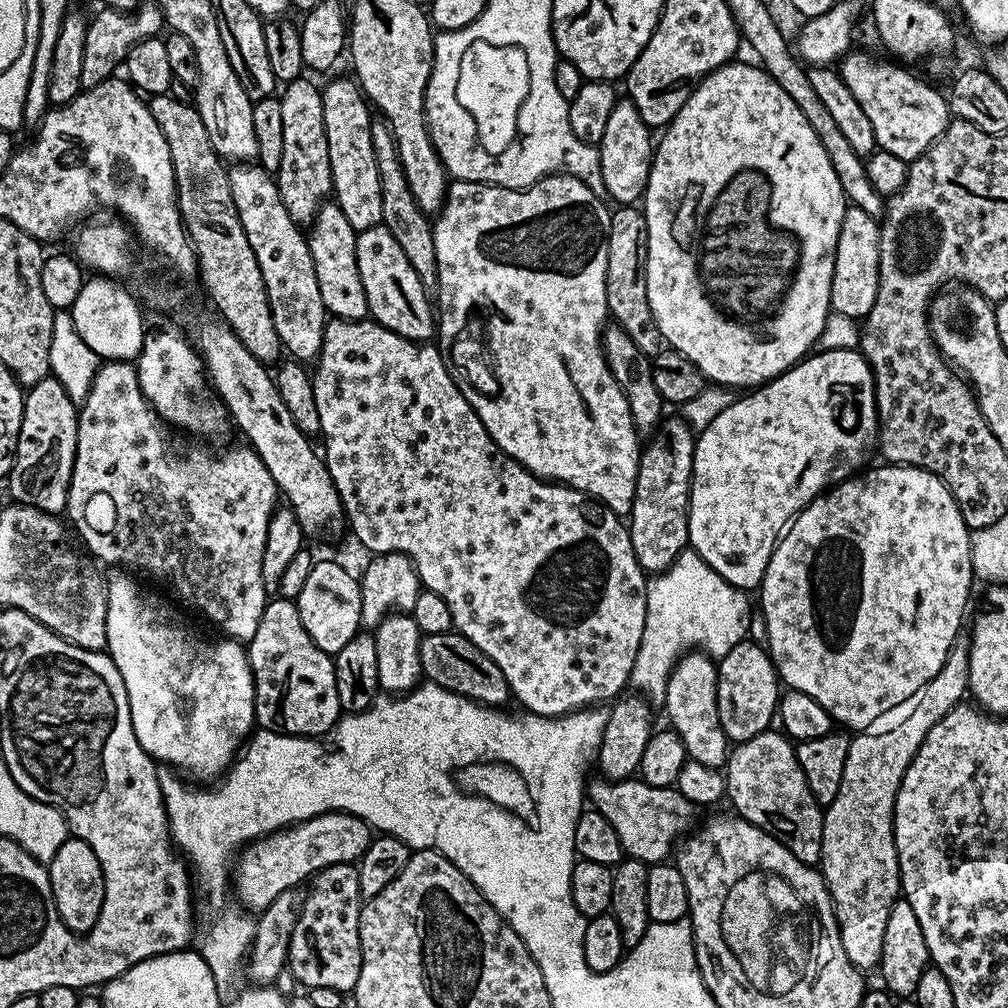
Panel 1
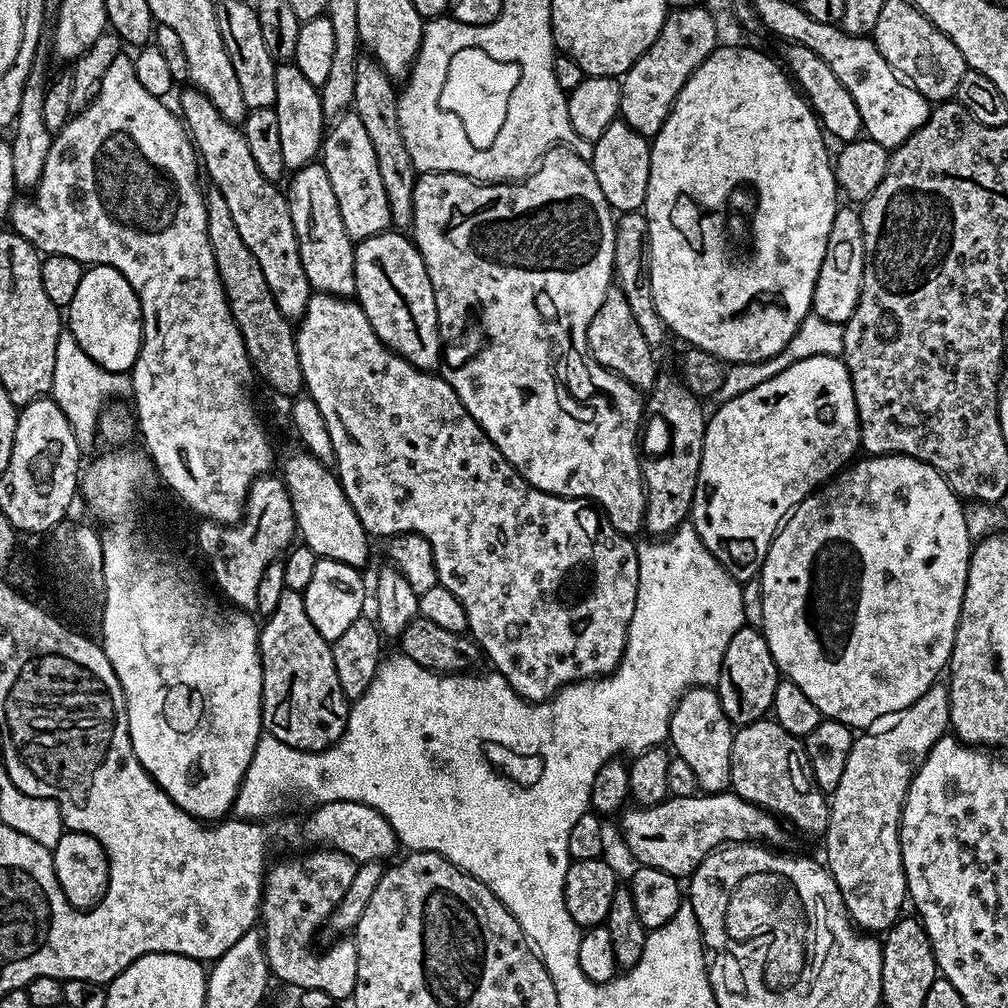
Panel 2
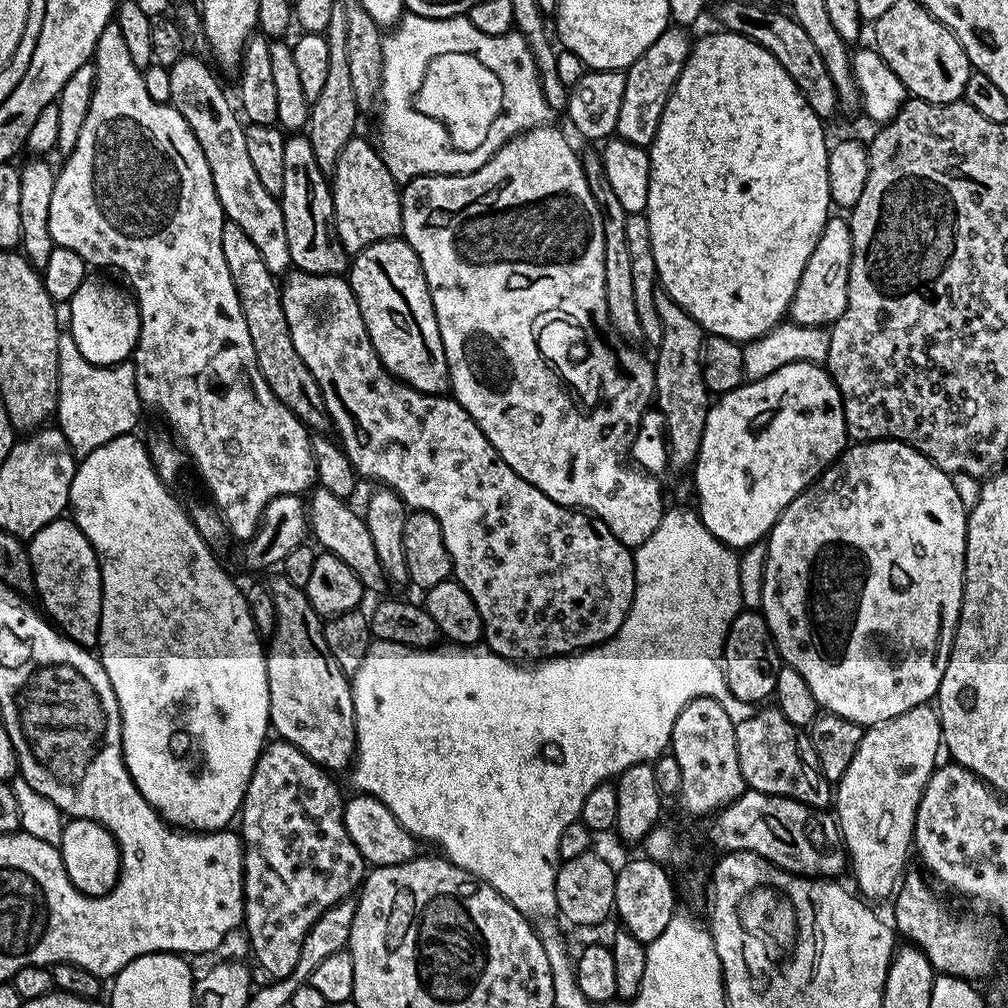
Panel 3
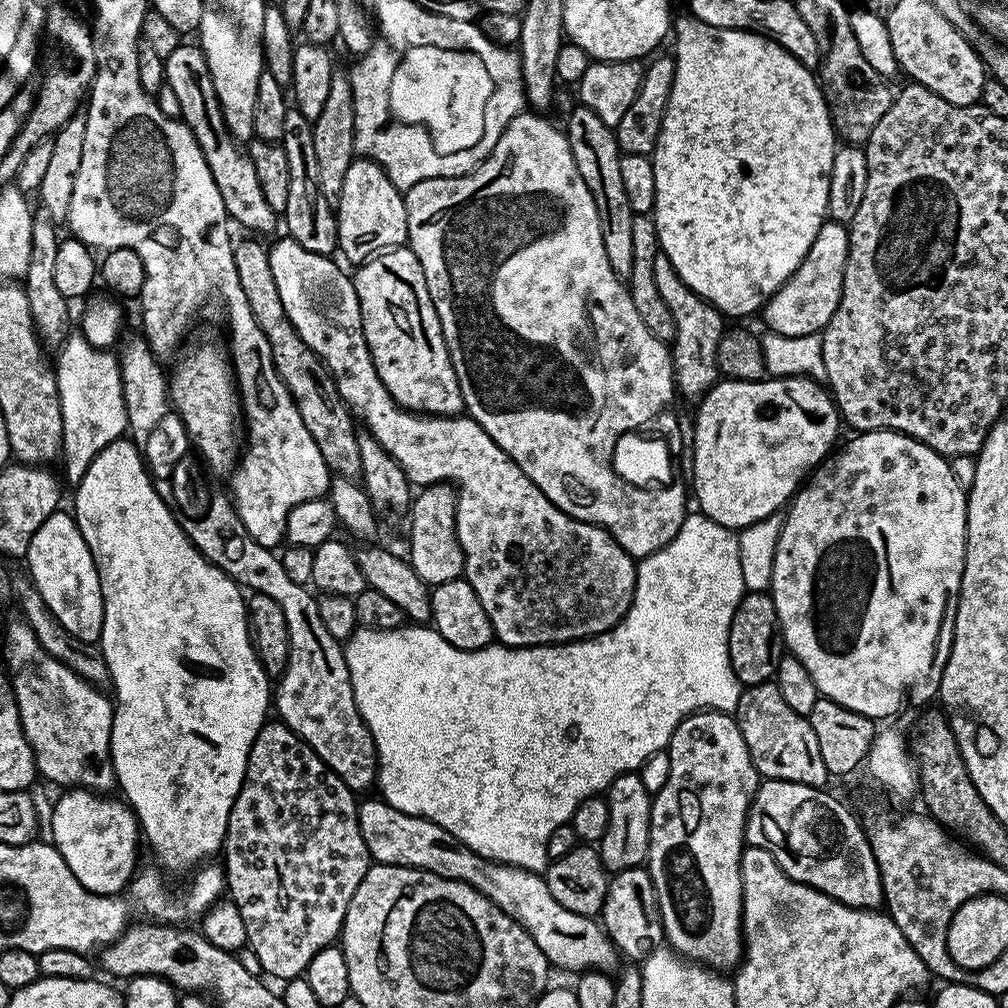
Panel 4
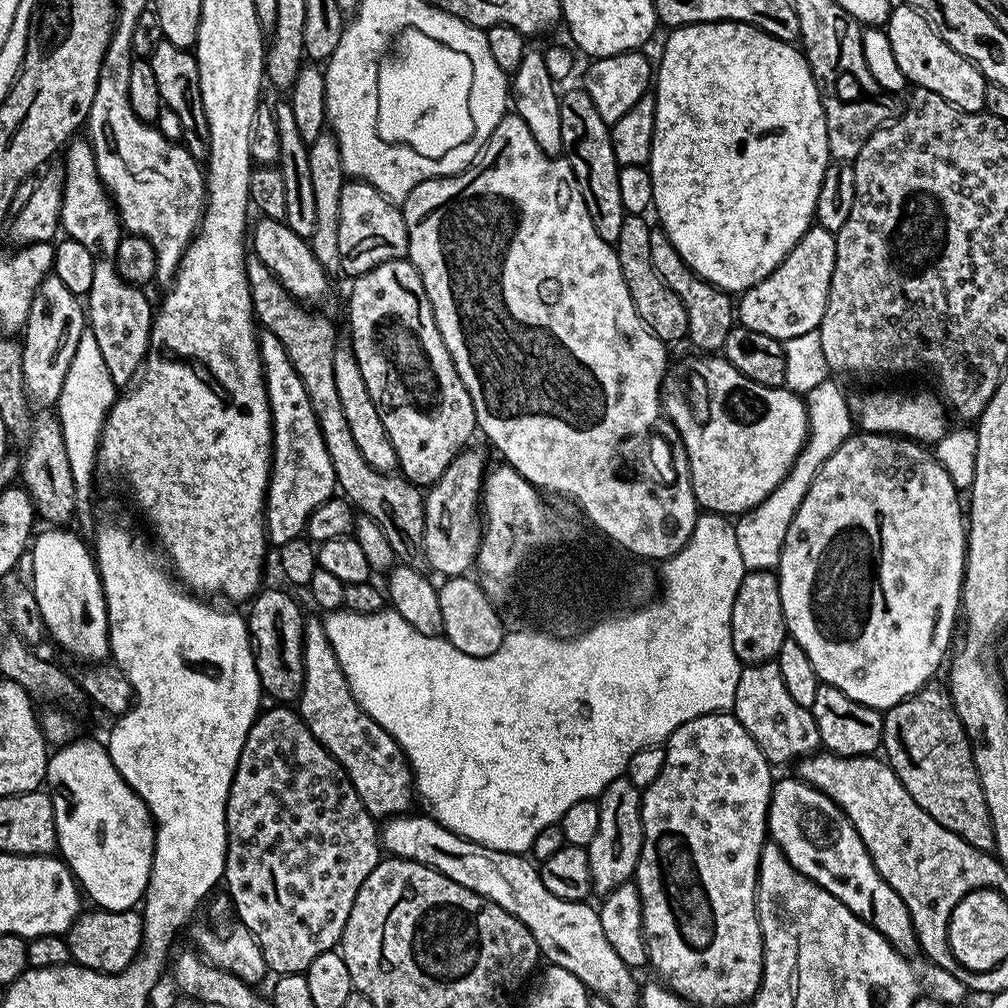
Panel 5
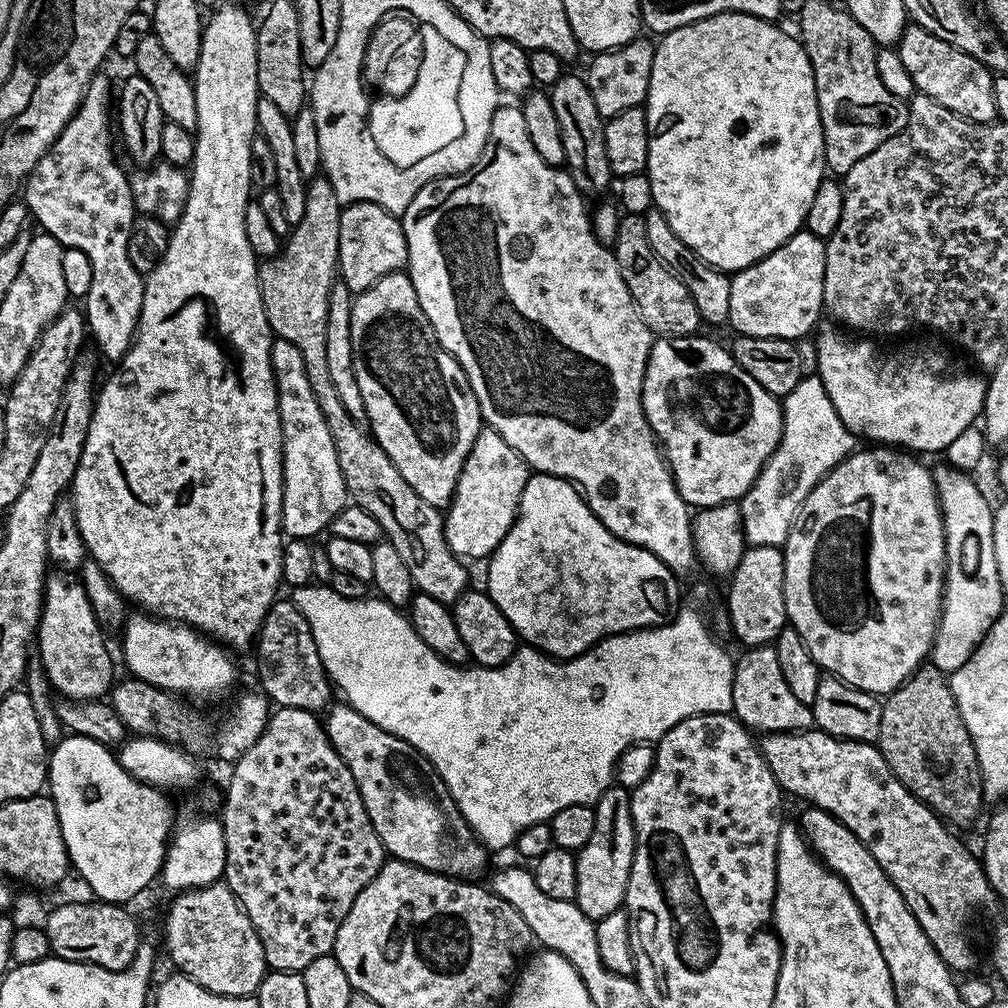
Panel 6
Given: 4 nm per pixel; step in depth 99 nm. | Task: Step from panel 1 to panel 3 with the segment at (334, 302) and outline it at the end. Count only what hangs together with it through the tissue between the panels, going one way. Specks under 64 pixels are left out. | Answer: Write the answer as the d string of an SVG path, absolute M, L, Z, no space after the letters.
M292 134L286 142L286 178L279 196L282 218L286 222L286 242L290 242L292 268L322 274L339 276L350 268L350 256L345 252L336 233L336 211L332 201L329 177L318 166L307 135Z

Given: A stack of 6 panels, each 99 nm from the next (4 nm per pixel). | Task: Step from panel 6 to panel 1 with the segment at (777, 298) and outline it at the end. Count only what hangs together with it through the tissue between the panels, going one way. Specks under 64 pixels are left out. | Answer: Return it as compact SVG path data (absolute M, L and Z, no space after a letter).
M845 207L842 226L838 230L838 246L834 258L834 278L830 286L831 311L846 314L854 321L870 314L874 298L878 298L878 242L880 225L877 217L861 208Z

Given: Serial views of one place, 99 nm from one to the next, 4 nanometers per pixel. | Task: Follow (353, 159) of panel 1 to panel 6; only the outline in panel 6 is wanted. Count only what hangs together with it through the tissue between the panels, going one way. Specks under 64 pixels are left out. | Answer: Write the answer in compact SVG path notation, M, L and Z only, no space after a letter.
M374 202L347 205L338 222L338 262L339 279L353 294L365 292L386 274L401 271L408 262L403 223Z

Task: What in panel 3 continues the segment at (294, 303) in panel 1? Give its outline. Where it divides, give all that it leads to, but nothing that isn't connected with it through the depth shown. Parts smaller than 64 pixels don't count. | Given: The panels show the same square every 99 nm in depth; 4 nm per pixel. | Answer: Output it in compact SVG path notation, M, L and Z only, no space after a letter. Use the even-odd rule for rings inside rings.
M186 54L168 69L170 74L170 103L186 118L214 178L214 190L225 217L231 223L242 226L242 230L254 242L266 270L280 278L292 268L290 242L286 242L286 222L282 218L279 199L271 196L262 186L254 165L246 151L244 124L237 109L228 101L222 85L216 81L207 64L192 54ZM233 108L233 109L232 109ZM237 116L237 117L236 117Z

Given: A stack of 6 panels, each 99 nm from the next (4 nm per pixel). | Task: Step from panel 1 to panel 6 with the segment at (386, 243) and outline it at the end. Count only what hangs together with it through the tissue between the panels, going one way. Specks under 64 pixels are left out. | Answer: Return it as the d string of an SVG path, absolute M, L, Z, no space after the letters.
M407 271L391 272L386 274L386 278L378 278L378 282L374 286L370 286L353 299L350 310L350 338L354 346L354 374L358 378L358 390L362 390L362 402L366 402L368 414L366 422L369 427L372 426L372 428L370 427L371 435L380 443L382 450L386 450L390 462L394 462L394 466L398 466L398 474L402 474L402 478L406 478L406 482L410 482L410 486L418 494L418 498L426 498L426 502L430 502L430 506L435 508L447 509L456 489L458 474L462 474L462 466L474 446L474 438L478 438L482 427L480 407L478 398L474 398L474 390L470 386L462 366L444 349L442 342L438 342L438 334L434 334L434 326L430 326L430 318L426 318L426 314L418 302L418 294L414 294L414 286Z

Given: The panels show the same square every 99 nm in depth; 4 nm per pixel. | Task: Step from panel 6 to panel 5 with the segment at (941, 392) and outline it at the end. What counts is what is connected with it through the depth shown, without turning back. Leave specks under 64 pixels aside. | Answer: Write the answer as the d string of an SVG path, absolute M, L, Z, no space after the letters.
M868 392L851 401L850 411L861 432L883 432L932 446L949 431L950 416L939 395L929 392L920 392L917 396L899 396L896 392Z

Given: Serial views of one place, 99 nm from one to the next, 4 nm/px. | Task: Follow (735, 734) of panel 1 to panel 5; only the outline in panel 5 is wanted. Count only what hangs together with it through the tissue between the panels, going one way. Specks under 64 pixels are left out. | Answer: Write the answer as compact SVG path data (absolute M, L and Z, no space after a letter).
M745 571L742 586L738 586L738 594L734 598L730 626L734 654L740 660L741 665L764 664L767 660L775 660L778 650L782 650L782 642L786 639L780 577L775 571Z

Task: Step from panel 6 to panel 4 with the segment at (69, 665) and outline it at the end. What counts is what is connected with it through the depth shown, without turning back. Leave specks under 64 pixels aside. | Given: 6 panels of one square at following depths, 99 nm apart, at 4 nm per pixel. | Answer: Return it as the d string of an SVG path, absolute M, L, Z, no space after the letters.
M57 510L38 526L34 538L30 538L27 571L30 573L36 589L42 594L46 606L74 634L74 638L82 638L82 642L97 643L104 625L104 603L98 570L94 566L94 558L78 530L75 519L64 510Z

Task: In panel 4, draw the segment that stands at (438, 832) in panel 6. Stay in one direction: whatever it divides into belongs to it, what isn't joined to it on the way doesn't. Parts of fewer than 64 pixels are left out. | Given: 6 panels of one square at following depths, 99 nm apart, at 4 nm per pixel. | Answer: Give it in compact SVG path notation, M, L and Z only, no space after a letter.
M192 454L181 458L166 480L166 486L172 491L170 504L176 521L194 547L212 564L218 565L231 580L252 592L265 592L278 602L278 606L282 606L290 638L290 654L284 673L278 678L277 684L280 685L274 688L274 712L280 715L277 717L287 728L294 730L298 738L315 750L318 758L322 758L322 762L326 762L326 766L330 766L330 770L334 770L334 774L338 774L352 792L364 794L378 780L376 747L356 705L341 641L336 640L322 623L317 597L305 585L289 578L273 549L258 546L258 542L242 534L239 527L228 532L230 496L225 489L224 492L220 489L215 479L219 480L209 471L203 459Z

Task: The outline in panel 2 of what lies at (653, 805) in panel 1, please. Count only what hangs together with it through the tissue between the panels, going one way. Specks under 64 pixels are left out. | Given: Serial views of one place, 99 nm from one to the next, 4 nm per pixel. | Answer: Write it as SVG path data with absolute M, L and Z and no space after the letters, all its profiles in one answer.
M731 790L669 796L661 804L649 808L629 807L619 820L624 844L637 860L635 863L677 878L691 877L703 860L725 844L759 842L765 846L780 846L784 840L785 825L773 813L746 802Z

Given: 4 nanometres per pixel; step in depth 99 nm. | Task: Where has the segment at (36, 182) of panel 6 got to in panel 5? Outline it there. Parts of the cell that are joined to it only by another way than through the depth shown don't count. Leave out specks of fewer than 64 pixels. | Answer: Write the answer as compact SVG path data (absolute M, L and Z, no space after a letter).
M84 138L73 139L67 145L63 156L64 197L60 211L60 227L67 239L82 242L82 246L86 246L86 250L90 250L93 256L100 258L97 259L94 266L94 282L86 297L86 324L98 341L98 350L102 350L102 359L106 361L106 370L110 370L110 378L116 383L117 389L124 390L137 379L144 359L148 357L148 343L150 342L154 319L154 304L148 301L148 296L144 293L147 291L143 287L127 284L123 280L116 269L115 259L112 259L118 250L122 225L120 214L117 212L115 204L112 203L112 197L100 180L92 145Z

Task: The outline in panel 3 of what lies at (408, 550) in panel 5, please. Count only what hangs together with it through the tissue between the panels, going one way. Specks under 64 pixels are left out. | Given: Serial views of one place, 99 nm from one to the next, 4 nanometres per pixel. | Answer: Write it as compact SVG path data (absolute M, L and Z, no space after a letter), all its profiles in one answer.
M225 223L222 230L222 254L226 254L226 266L230 266L230 278L240 299L242 314L246 318L246 330L250 330L254 354L258 358L258 370L262 370L266 386L270 386L278 402L286 405L309 429L327 429L330 421L326 402L322 398L322 390L318 390L318 382L314 382L314 374L310 374L310 366L306 366L306 362L298 358L298 350L294 350L290 326L286 326L286 314L282 310L281 285L277 277L266 270L262 254L258 254L258 249L243 232L242 226Z

